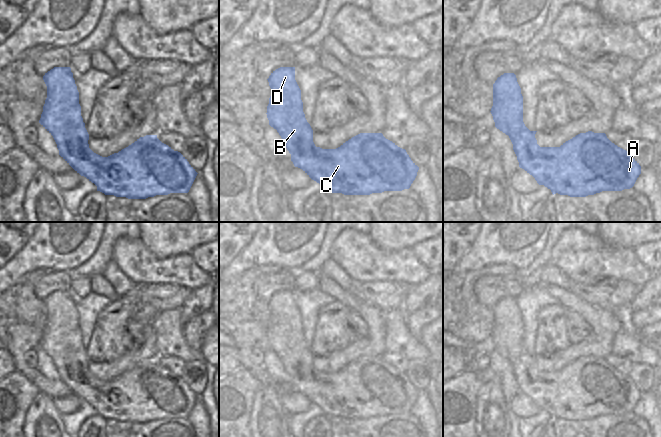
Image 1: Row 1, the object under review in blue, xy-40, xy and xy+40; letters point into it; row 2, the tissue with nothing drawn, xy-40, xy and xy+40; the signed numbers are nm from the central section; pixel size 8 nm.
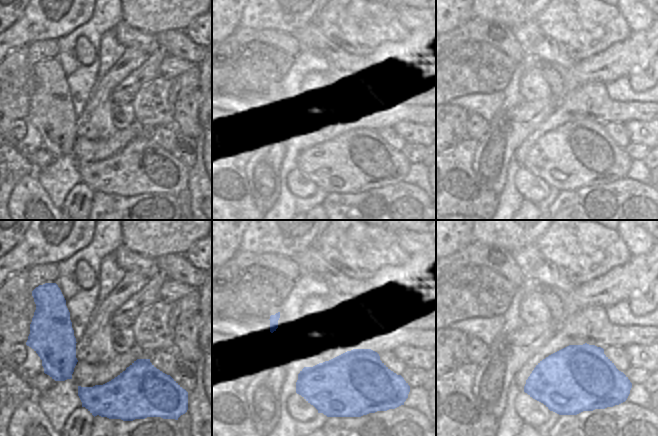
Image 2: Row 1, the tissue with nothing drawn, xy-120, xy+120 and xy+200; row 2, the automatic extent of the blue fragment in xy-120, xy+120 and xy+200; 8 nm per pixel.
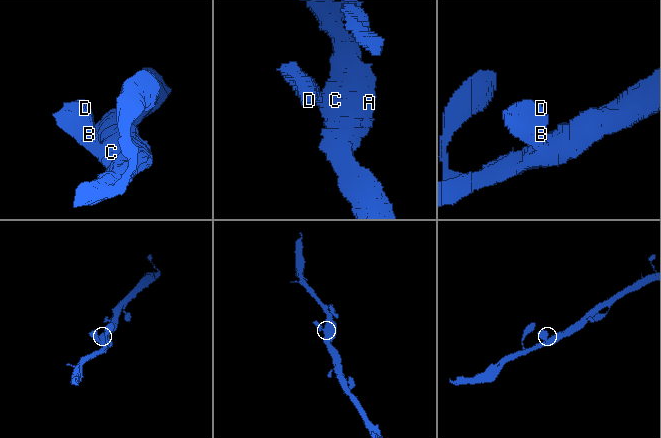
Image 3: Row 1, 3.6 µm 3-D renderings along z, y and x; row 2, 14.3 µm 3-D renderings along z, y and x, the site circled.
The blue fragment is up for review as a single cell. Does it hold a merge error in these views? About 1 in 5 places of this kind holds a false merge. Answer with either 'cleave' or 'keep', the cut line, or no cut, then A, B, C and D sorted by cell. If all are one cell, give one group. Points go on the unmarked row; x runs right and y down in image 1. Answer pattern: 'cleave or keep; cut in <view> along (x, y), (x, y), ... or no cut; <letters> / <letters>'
keep; no cut; A B C D

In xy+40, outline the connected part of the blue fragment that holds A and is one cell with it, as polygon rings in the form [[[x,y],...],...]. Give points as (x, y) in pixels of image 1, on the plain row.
[[[504,297],[493,308],[493,330],[490,336],[495,351],[509,360],[519,391],[532,399],[539,409],[550,413],[553,419],[558,417],[570,421],[586,421],[602,415],[622,415],[632,412],[641,398],[641,390],[631,377],[612,367],[605,357],[588,355],[576,359],[560,371],[540,371],[535,362],[537,355],[530,355],[523,346],[523,320],[514,297]]]

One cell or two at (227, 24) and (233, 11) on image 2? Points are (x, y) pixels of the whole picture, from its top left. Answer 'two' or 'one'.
one

